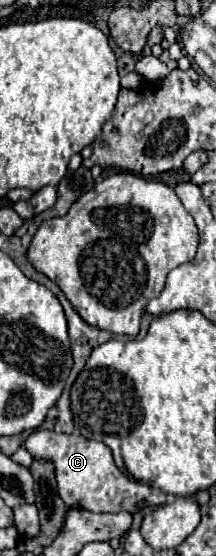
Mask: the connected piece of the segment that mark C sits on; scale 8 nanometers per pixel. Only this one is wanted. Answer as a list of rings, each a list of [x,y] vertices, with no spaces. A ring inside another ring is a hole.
[[[34,430],[26,440],[24,448],[34,458],[48,458],[56,466],[58,494],[70,508],[84,508],[92,512],[136,512],[136,504],[146,500],[150,506],[160,506],[166,502],[166,494],[150,484],[140,484],[114,464],[110,448],[98,440],[86,440],[80,434],[64,434],[54,430]]]

